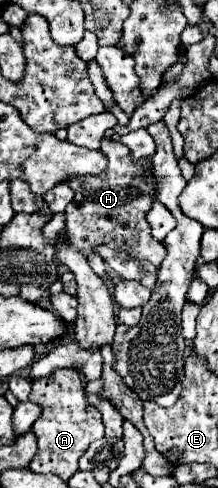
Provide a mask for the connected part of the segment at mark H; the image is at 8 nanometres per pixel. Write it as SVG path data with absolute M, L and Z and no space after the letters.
M103 139L101 151L109 161L101 175L83 175L67 181L75 191L75 199L65 209L67 237L71 239L73 247L79 247L79 251L91 251L97 245L107 245L115 247L117 251L127 251L135 259L151 261L159 267L167 257L167 247L151 237L151 227L145 219L153 199L157 199L155 177L149 175L149 181L143 177L143 167L131 161L129 149L123 143Z

